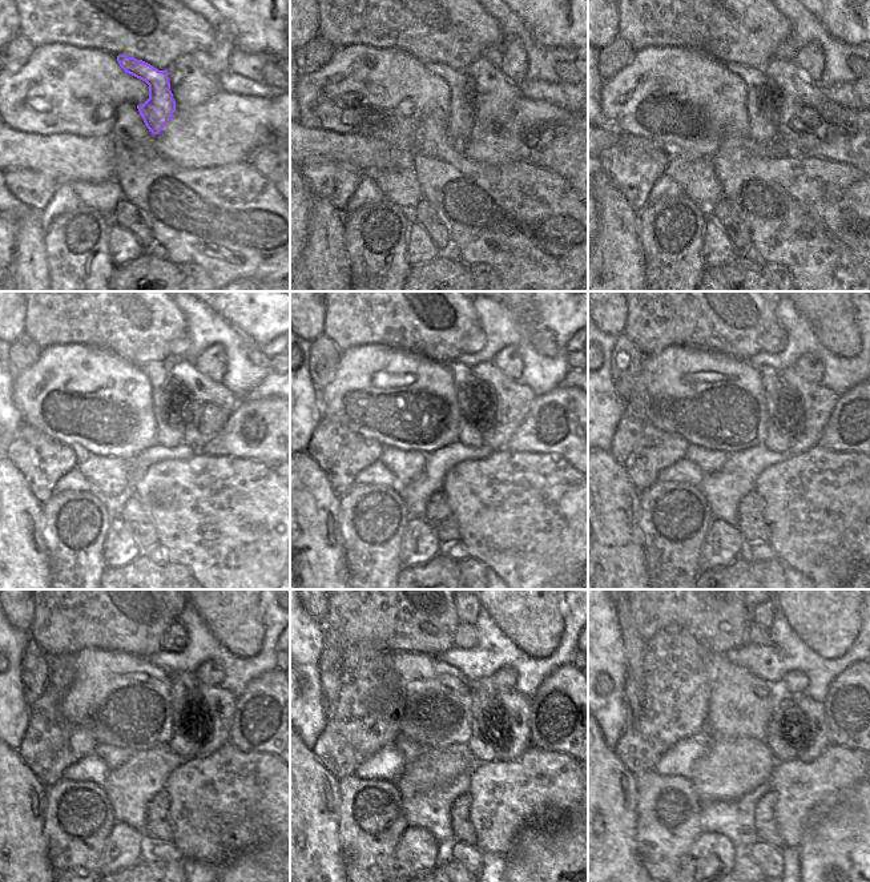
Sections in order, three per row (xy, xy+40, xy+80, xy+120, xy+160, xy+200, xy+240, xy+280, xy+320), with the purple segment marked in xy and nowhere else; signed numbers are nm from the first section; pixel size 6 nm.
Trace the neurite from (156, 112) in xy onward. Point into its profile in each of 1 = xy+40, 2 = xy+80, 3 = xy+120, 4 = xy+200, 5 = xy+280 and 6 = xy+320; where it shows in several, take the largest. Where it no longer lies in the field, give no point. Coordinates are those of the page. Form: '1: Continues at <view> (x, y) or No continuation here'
1: Continues at xy+40 (460, 120)
2: Continues at xy+80 (762, 133)
3: Continues at xy+120 (169, 434)
4: Continues at xy+200 (776, 440)
5: Continues at xy+280 (482, 744)
6: Continues at xy+320 (784, 744).

